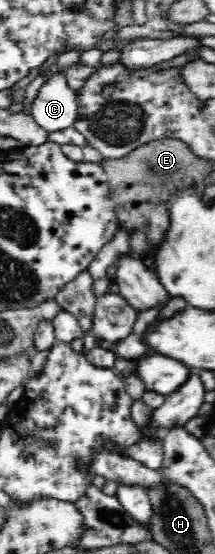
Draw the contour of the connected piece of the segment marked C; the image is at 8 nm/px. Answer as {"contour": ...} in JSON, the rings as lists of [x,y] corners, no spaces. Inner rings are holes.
{"contour":[[[64,70],[52,75],[31,104],[35,122],[48,133],[73,127],[77,112],[76,90],[69,87]]]}

